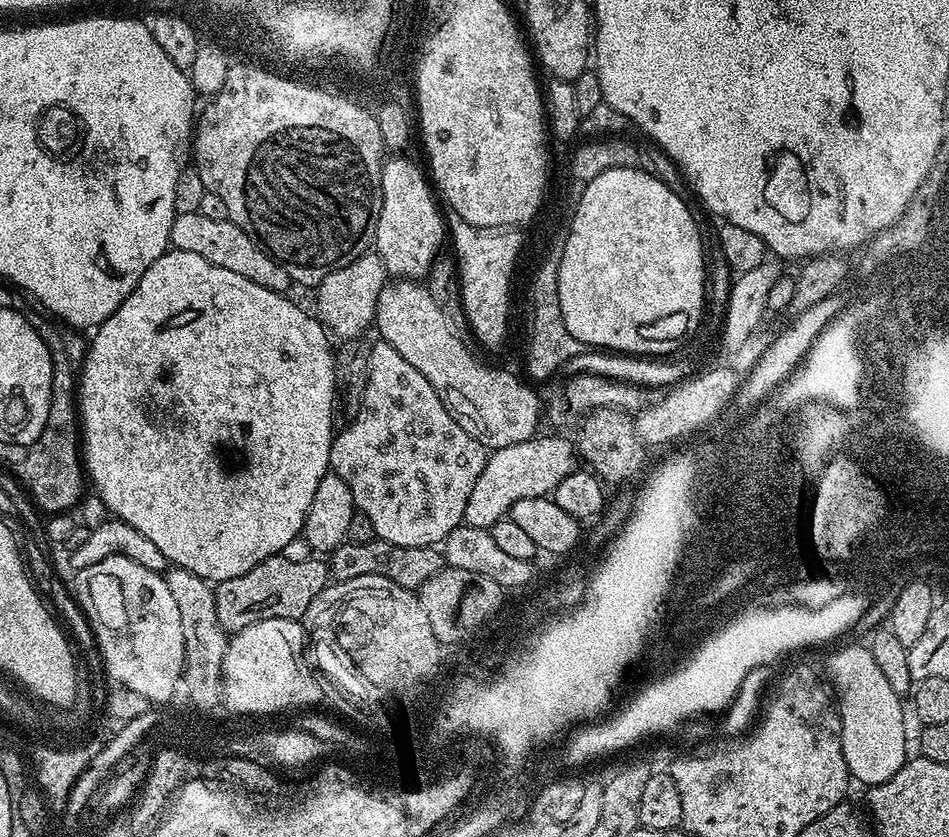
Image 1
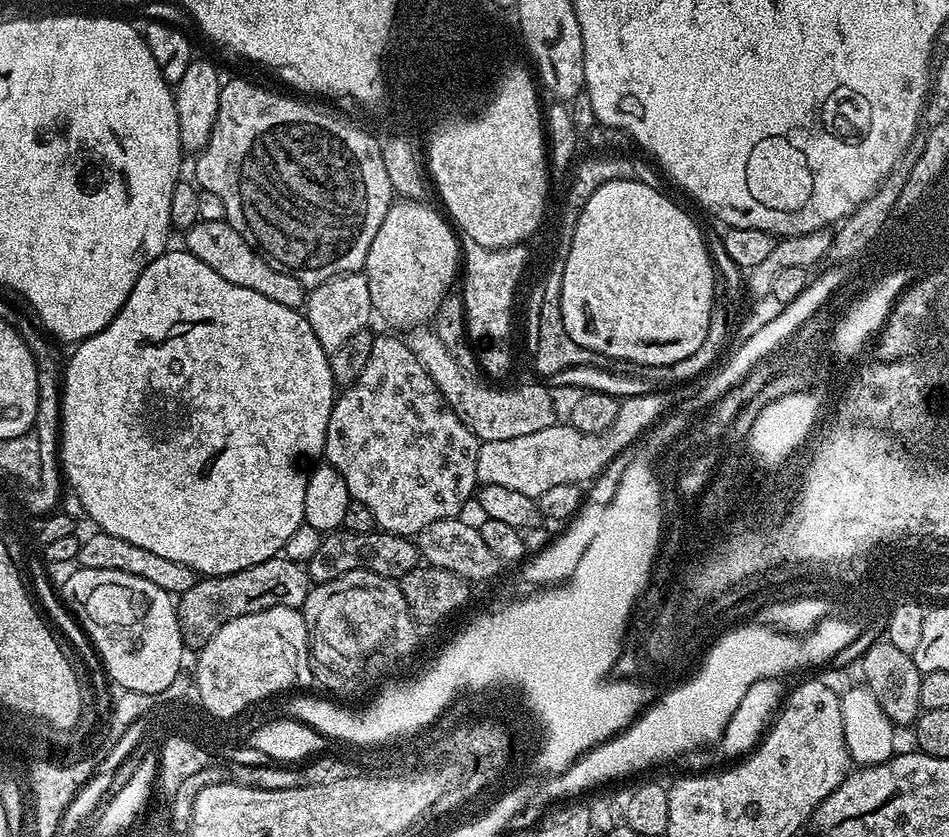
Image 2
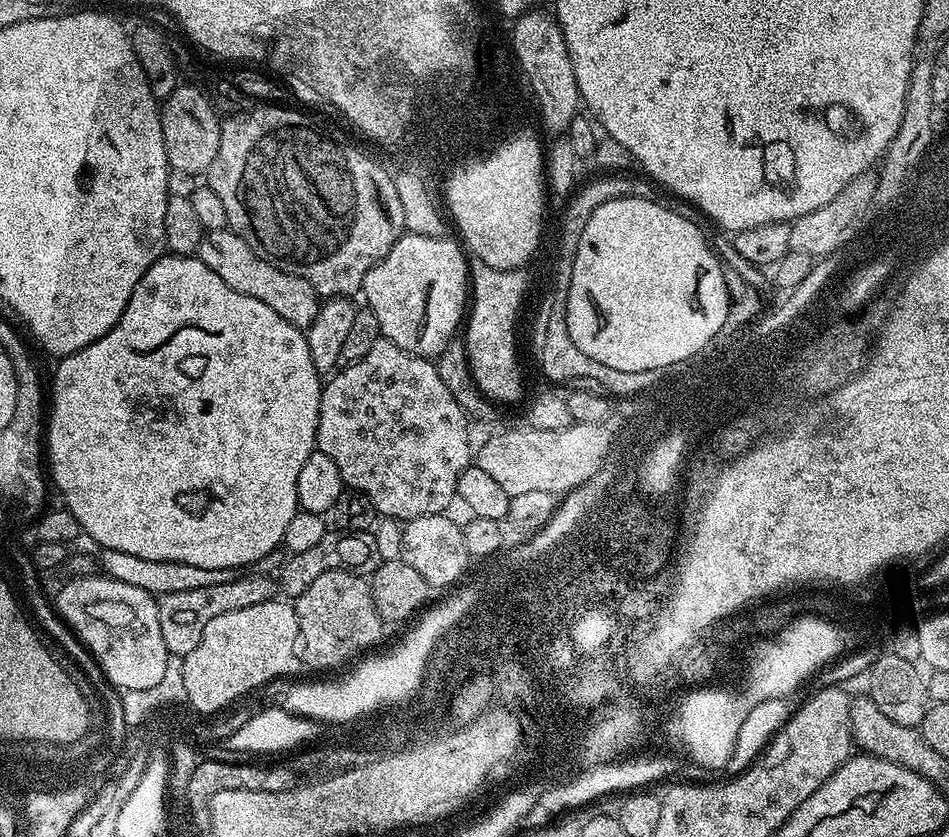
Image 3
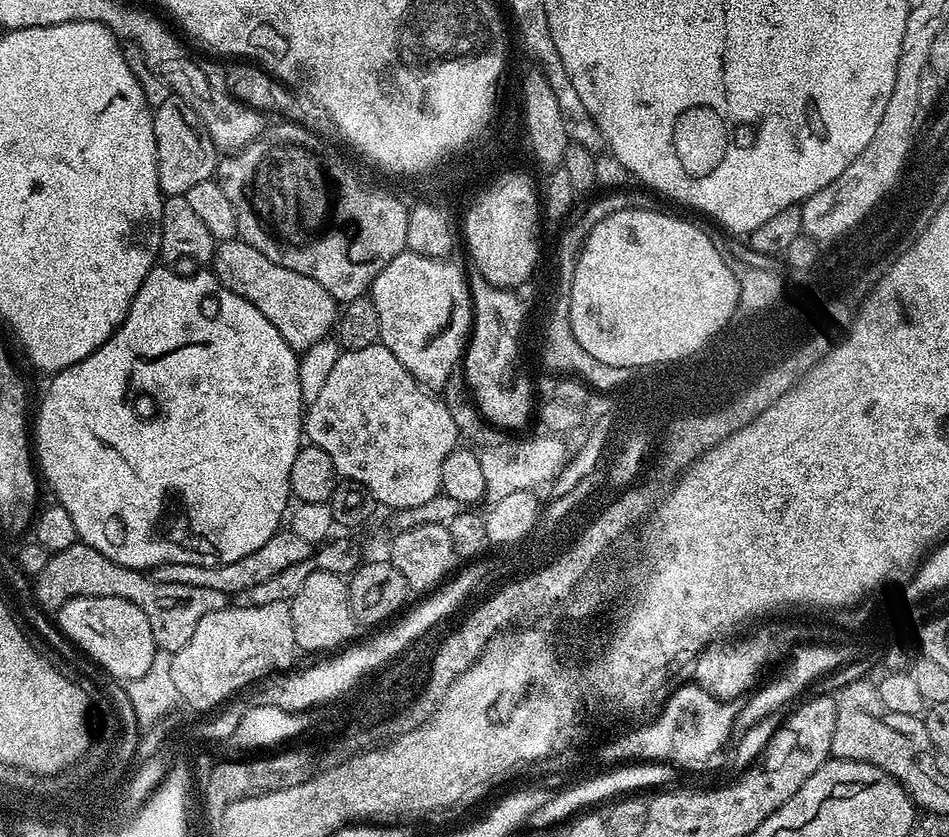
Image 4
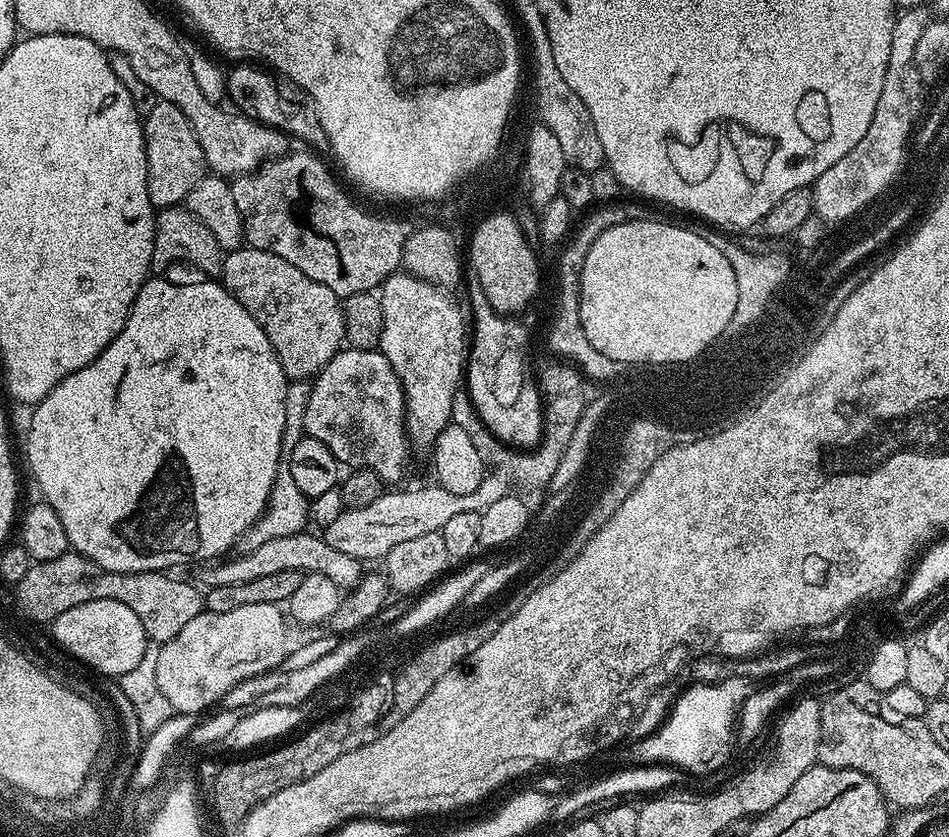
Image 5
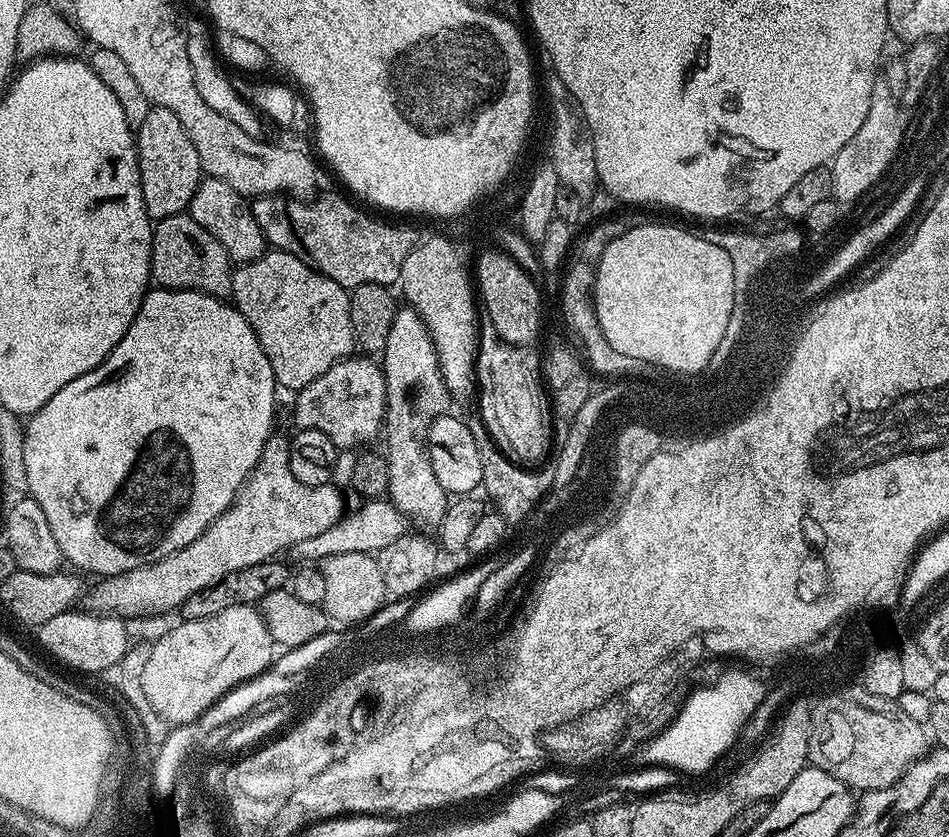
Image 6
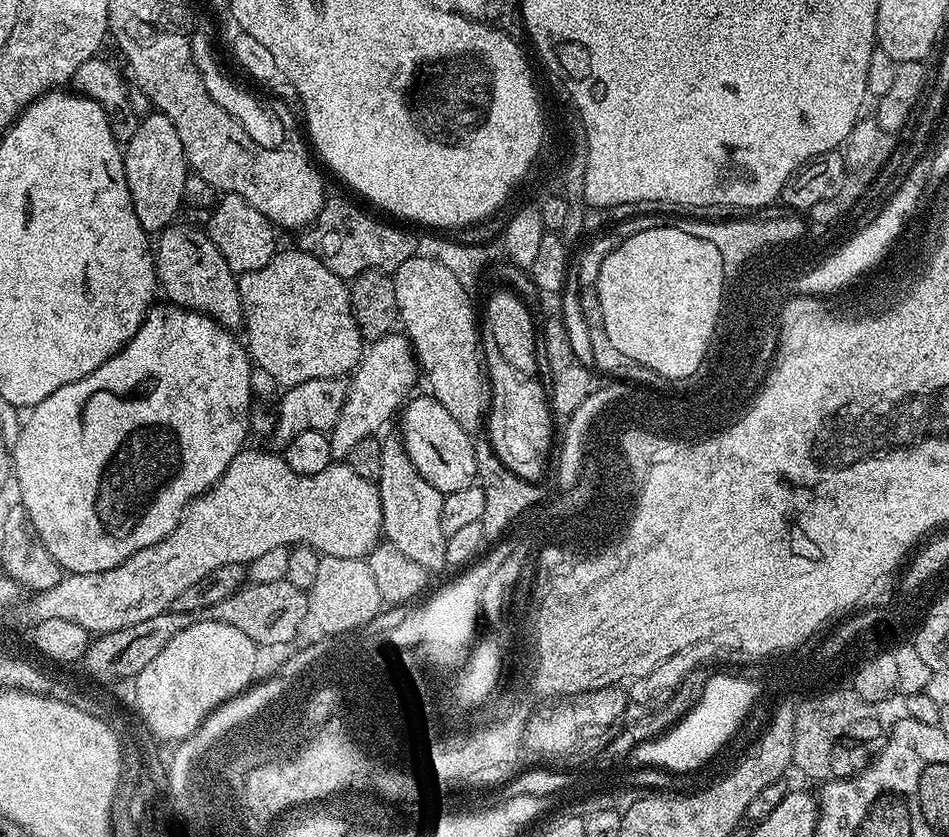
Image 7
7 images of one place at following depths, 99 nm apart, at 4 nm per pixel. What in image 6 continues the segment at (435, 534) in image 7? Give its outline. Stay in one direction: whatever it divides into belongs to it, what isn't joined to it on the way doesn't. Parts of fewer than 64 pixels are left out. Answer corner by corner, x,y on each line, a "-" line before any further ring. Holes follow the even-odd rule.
397,307
382,353
382,367
388,399
382,433
382,452
387,456
390,466
387,499
413,525
439,529
450,496
445,492
442,482
438,482
438,474
434,474
428,453
428,431
439,416
449,411
450,397
440,373
434,342
415,308

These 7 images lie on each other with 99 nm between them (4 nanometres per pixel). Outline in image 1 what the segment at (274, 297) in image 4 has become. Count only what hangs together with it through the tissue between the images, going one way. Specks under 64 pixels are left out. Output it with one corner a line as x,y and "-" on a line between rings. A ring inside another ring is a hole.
200,211
191,212
190,214
178,214
172,223
170,230
170,244
177,252
193,252
202,254
206,262
214,266
222,266
222,270
231,270
233,274
242,274
242,278
250,278
250,282
258,282
266,290
287,293
288,287
293,287
294,281
286,274
286,270
274,258
270,258
266,253
252,241
250,234
246,230
239,228
233,220
219,220
218,218
206,218
206,214

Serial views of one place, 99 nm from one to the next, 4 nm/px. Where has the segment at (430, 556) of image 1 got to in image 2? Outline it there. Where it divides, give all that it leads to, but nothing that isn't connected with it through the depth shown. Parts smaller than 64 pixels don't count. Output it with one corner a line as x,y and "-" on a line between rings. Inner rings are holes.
337,530
329,532
321,539
314,558
306,562
308,579
312,584
330,582
334,578
342,578
342,574
350,574
350,570
370,570
387,580
399,581
410,574
421,563
420,549
407,536
399,536
393,532
346,532

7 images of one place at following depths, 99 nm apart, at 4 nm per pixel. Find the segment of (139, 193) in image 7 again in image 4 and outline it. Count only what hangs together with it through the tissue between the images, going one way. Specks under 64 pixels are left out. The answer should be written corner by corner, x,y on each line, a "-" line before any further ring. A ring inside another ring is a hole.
175,94
169,95
168,100
153,111
152,125
156,143
158,182
165,197
185,196
190,186
198,186
198,182
206,182
215,177
218,149
214,146
210,134
204,130
204,124
198,114
185,100

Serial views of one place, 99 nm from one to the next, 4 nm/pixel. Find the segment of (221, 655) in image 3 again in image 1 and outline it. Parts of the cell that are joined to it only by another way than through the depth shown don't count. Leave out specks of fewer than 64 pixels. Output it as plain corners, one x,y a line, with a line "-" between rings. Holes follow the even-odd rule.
266,618
229,639
222,662
222,700
225,705
228,703
229,713
267,717
283,708
308,710
320,700
319,683
306,659
306,633
300,620

